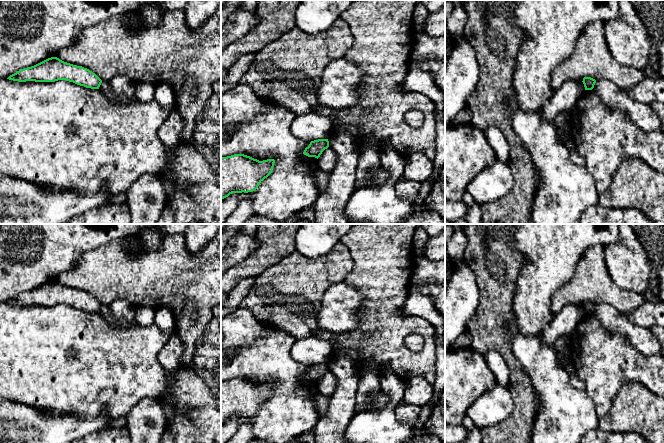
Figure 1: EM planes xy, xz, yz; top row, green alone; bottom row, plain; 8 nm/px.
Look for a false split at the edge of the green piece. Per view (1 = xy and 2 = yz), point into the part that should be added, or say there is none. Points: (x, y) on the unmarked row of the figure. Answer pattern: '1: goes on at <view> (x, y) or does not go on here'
1: does not go on here
2: does not go on here

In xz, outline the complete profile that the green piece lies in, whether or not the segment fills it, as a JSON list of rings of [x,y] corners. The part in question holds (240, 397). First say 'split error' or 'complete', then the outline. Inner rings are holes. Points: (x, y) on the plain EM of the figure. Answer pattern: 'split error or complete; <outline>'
complete; [[[244,378],[221,381],[221,424],[232,417],[255,415],[273,395],[275,384],[259,385]]]

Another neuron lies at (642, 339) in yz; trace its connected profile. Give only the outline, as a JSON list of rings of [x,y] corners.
[[[596,304],[593,313],[609,332],[624,336],[628,343],[644,356],[661,354],[660,342],[651,330],[634,325],[613,306]]]

